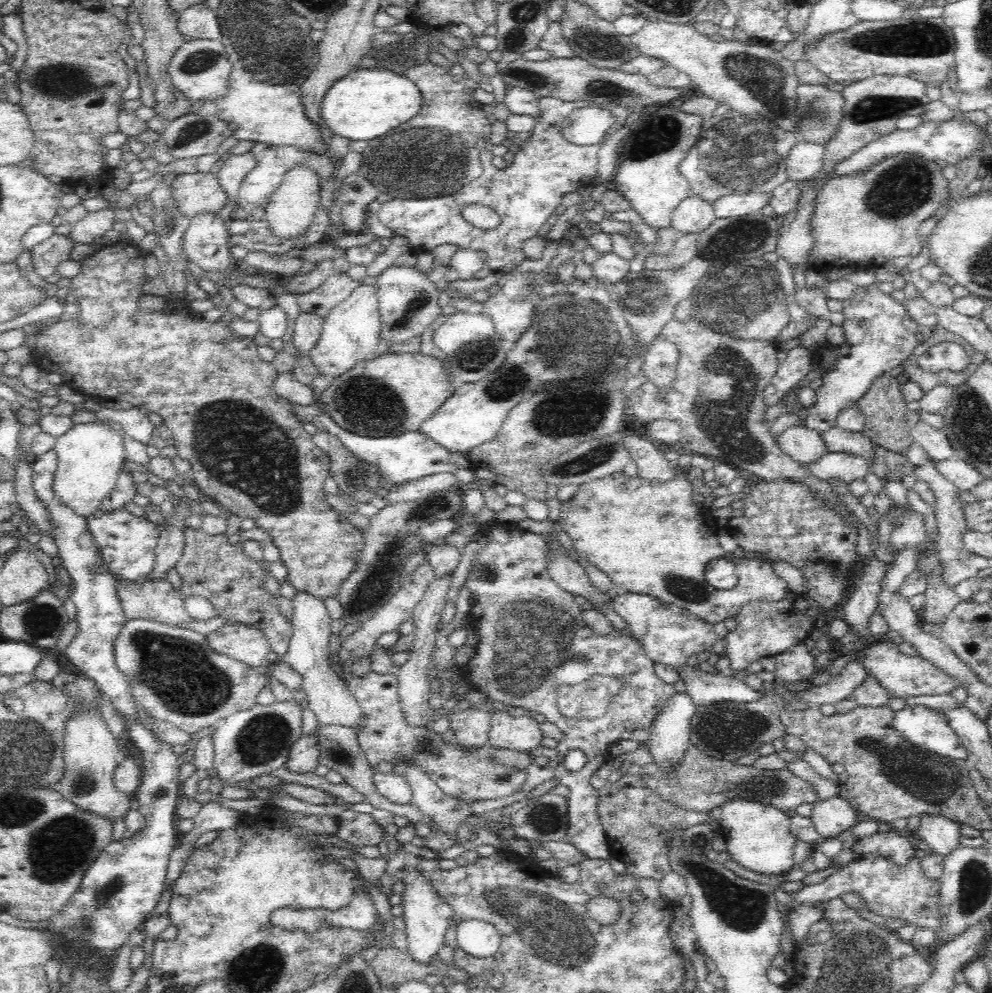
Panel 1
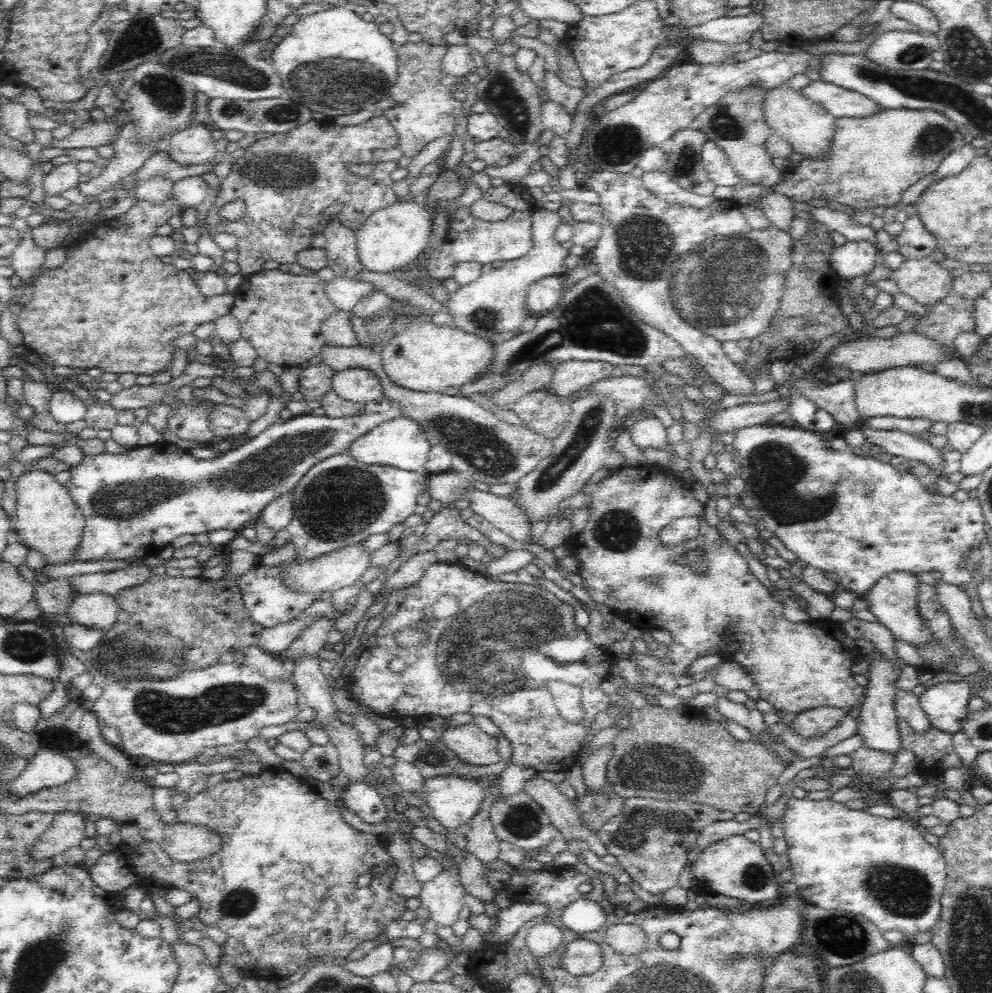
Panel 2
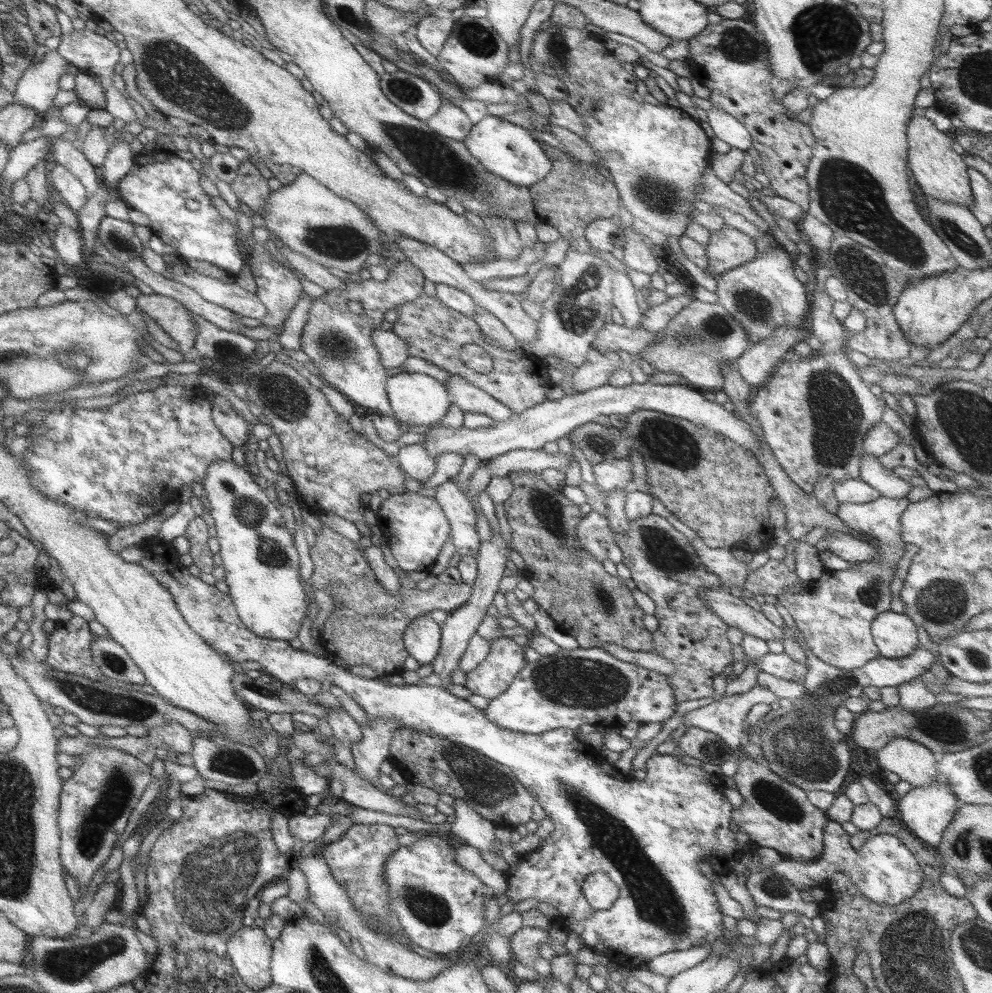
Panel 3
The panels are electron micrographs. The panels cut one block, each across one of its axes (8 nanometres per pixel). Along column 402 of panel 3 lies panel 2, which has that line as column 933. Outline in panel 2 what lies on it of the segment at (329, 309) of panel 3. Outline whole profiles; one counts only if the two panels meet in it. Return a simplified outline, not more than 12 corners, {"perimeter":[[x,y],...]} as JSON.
{"perimeter":[[932,258],[904,260],[898,288],[922,306],[952,292],[952,270]]}

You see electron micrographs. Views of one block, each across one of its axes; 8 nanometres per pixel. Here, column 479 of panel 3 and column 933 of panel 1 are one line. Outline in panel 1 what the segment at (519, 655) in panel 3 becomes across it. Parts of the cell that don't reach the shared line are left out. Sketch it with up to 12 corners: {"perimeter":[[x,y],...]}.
{"perimeter":[[892,640],[858,656],[890,698],[952,696],[960,678]]}

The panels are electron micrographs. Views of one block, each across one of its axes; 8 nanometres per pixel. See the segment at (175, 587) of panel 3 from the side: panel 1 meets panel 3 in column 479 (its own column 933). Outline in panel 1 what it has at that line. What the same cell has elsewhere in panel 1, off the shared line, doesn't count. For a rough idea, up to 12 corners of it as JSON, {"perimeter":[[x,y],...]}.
{"perimeter":[[906,706],[892,726],[916,748],[968,762],[938,710]]}

